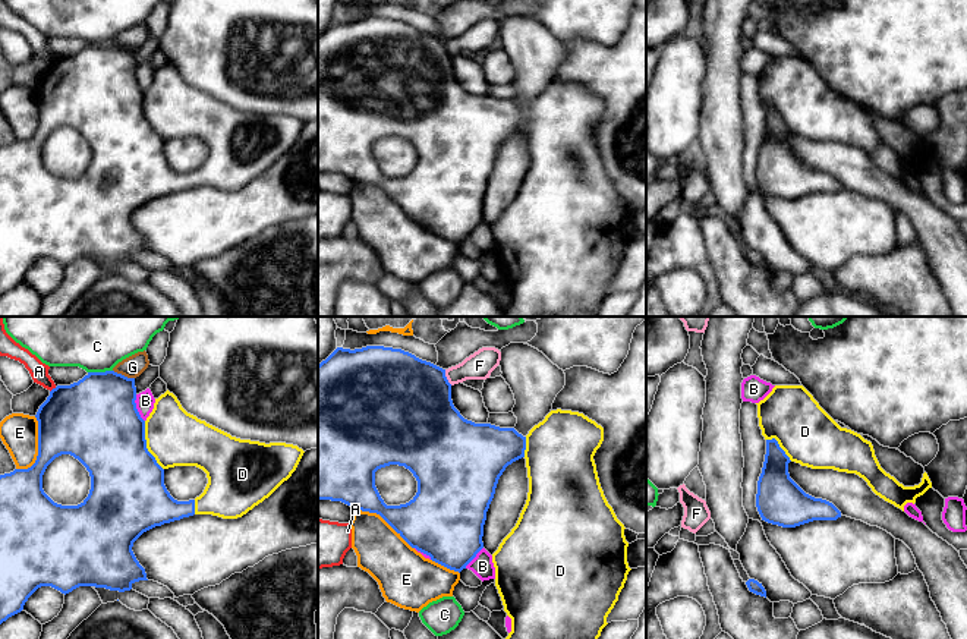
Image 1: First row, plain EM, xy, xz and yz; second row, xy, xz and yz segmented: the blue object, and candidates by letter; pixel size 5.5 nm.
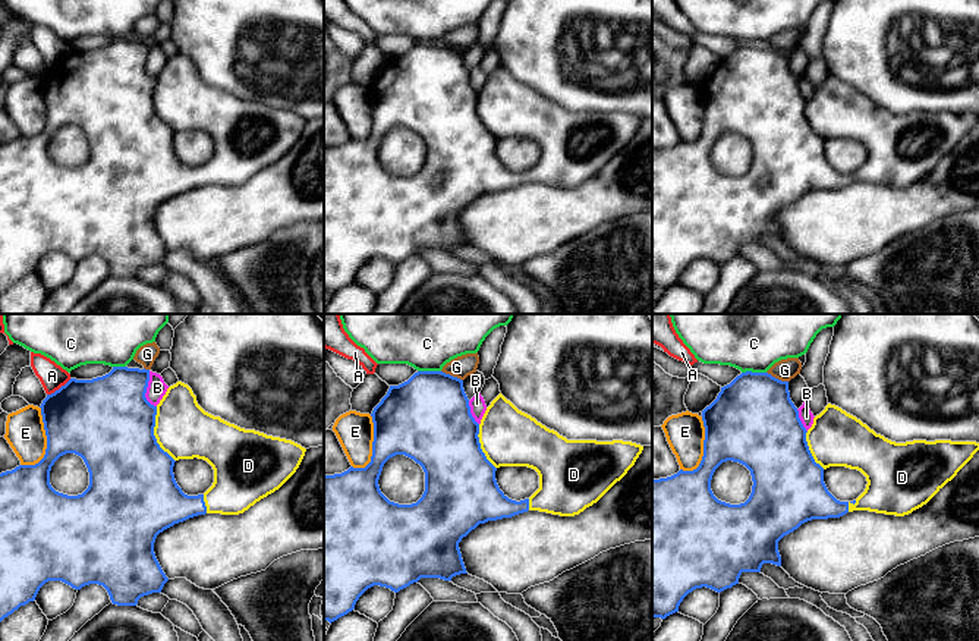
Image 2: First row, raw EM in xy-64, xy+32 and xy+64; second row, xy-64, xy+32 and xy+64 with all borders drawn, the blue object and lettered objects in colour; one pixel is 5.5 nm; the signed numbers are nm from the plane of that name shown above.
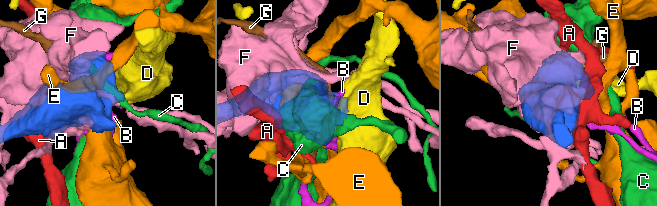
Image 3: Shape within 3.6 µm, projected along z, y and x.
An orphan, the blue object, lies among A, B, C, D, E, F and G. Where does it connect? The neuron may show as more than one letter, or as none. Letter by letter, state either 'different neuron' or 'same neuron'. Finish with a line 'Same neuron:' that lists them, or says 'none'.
A: different neuron
B: different neuron
C: different neuron
D: same neuron
E: different neuron
F: different neuron
G: different neuron
Same neuron: D

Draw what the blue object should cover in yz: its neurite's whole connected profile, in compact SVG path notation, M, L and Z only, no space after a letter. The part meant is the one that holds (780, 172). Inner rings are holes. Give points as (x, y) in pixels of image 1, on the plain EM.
M775 110L766 111L756 166L756 179L762 192L782 199L796 199L813 192L841 189L841 183L832 174L806 166L790 149L790 133Z

